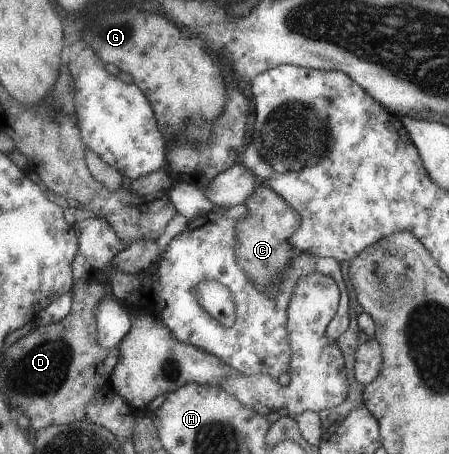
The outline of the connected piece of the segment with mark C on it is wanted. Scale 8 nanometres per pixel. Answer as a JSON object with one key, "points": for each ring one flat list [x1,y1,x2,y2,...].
{"points":[[255,186,243,204,246,206,247,216,234,220,236,222,234,258,236,258,238,266,244,270,244,274,254,282,256,290,264,292,266,296,274,296,276,280,282,276,286,266,290,266,290,262,294,262,294,256,302,254,302,252,294,250,294,246,290,244,290,236,301,225,301,216,285,199,280,198,266,186]]}

